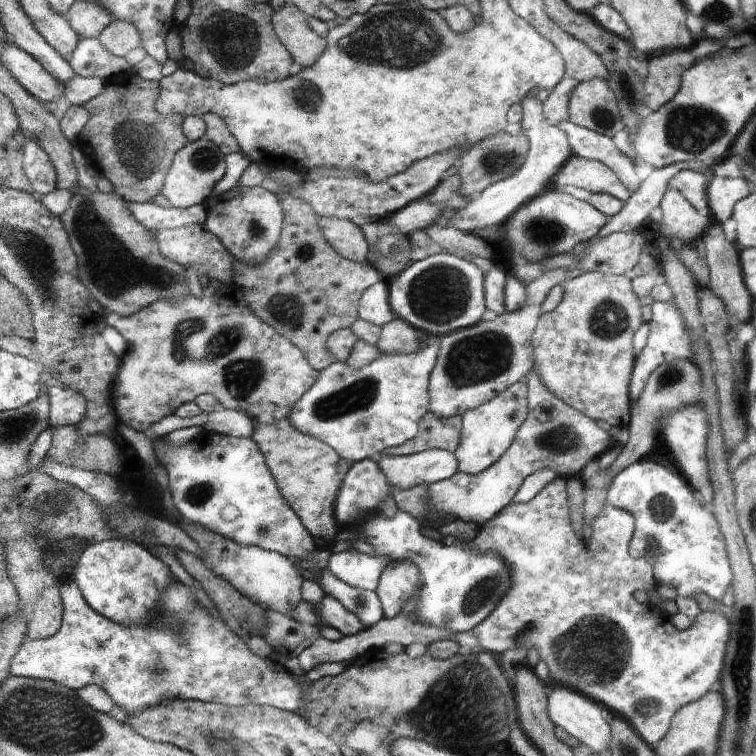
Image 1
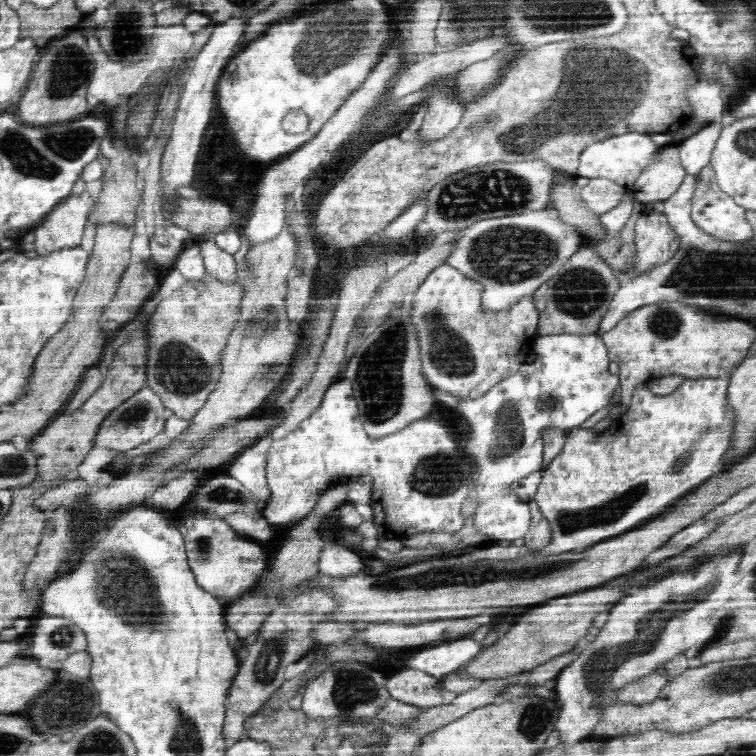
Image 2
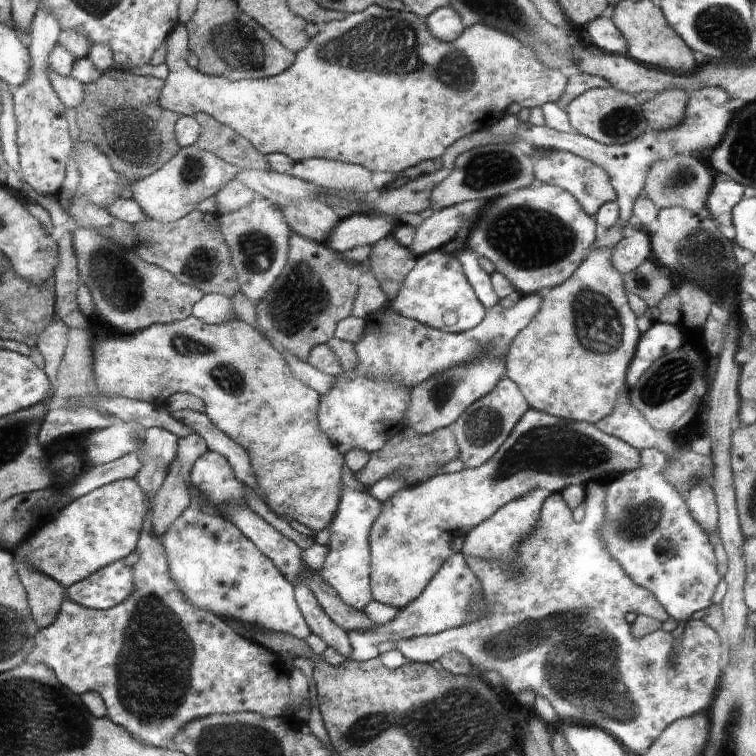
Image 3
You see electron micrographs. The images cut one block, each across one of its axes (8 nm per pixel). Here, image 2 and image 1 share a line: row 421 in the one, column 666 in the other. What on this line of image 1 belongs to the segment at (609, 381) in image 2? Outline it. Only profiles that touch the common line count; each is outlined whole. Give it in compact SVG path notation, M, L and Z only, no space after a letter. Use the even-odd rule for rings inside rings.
M638 460L625 470L612 473L612 476L613 480L607 489L605 503L627 511L636 518L636 531L629 544L630 557L634 559L643 557L650 545L655 542L658 556L654 564L654 580L657 581L657 585L675 589L677 598L694 599L696 594L706 594L708 598L717 600L722 605L722 596L733 586L734 580L734 573L730 572L732 566L728 566L729 558L726 558L727 550L724 550L724 540L722 540L724 534L720 534L716 518L696 502L686 482L676 474L676 471L668 470L668 466L646 460Z

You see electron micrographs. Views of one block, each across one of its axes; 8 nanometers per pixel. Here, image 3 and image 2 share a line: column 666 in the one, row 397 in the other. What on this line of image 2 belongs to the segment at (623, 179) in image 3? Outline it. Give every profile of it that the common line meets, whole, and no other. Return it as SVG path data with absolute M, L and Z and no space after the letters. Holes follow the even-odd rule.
M145 386L120 404L118 408L113 408L112 412L104 418L93 446L116 450L116 452L138 449L140 445L161 434L168 418L172 415L173 411L163 405L162 399L151 388Z

